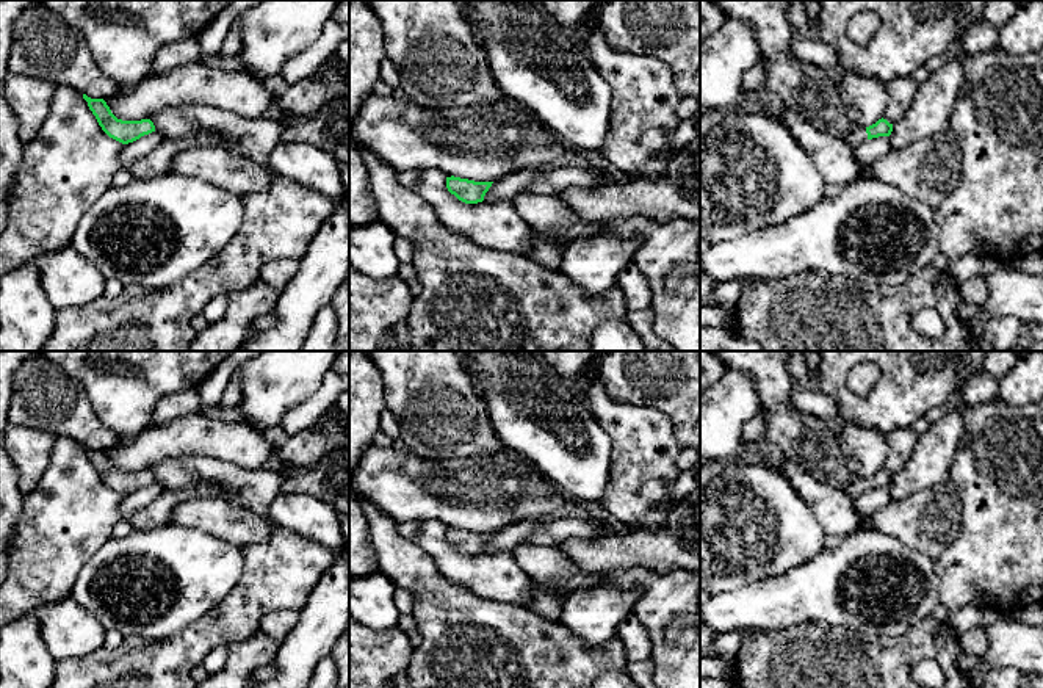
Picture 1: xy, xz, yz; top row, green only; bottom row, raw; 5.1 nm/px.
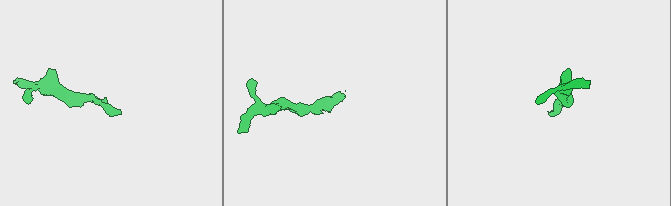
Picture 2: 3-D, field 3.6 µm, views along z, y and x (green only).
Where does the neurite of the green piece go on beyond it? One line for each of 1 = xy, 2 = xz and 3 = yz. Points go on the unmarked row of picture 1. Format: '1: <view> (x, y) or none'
1: none
2: none
3: yz (860, 486)

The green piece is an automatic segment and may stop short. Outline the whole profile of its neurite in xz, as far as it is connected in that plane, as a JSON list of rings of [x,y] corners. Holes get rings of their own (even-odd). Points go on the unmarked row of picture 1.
[[[454,527],[446,528],[448,542],[465,555],[482,553],[492,534],[493,533],[475,533],[468,530],[454,528]]]

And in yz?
[[[879,470],[875,475],[869,478],[857,480],[850,487],[846,491],[850,498],[861,495],[866,491],[879,489],[879,487],[890,487],[893,483],[893,475],[886,470]]]

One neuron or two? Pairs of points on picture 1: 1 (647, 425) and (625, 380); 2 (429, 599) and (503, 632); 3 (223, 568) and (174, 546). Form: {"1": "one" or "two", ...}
{"1": "two", "2": "one", "3": "one"}

